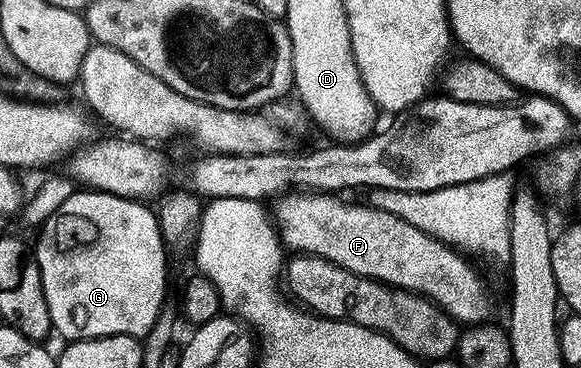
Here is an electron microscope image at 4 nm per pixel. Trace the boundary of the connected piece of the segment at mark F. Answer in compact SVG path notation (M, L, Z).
M294 189L280 196L272 204L274 207L273 211L271 207L271 219L280 242L288 250L290 247L290 252L318 255L356 275L377 279L391 287L400 287L403 291L413 291L431 300L436 307L440 307L461 325L483 323L492 316L489 315L493 311L489 291L485 288L480 273L465 261L466 256L460 250L415 229L415 225L395 217L395 213L383 213L383 209L375 209L364 202L361 203L348 203L345 197L338 197L333 193Z

